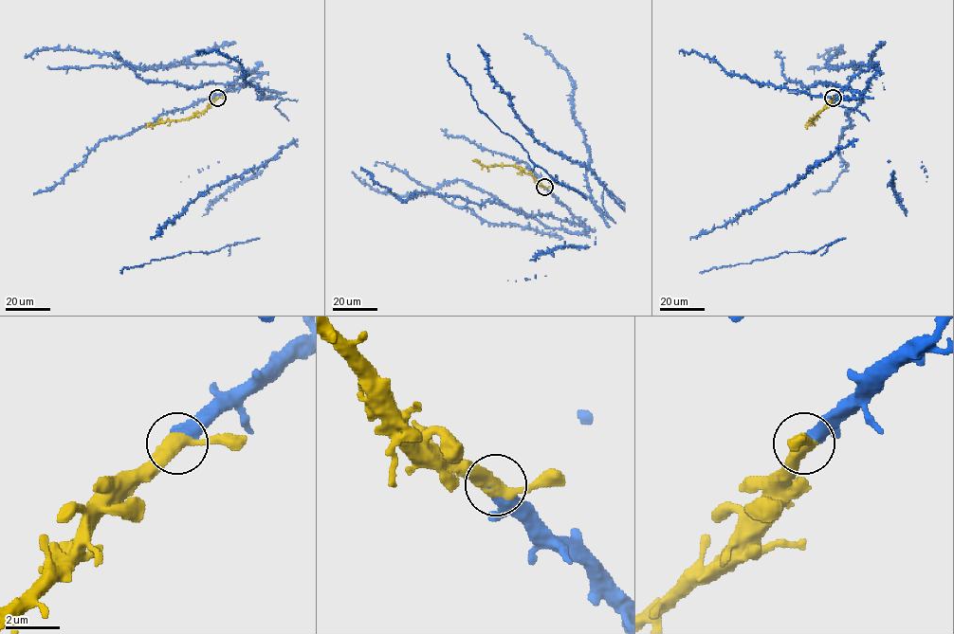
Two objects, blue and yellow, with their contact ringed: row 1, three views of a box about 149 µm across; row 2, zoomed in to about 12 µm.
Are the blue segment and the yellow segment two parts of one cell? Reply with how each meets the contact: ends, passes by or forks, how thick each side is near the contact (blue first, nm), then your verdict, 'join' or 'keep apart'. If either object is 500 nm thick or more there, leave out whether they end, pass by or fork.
550 nm thick on the blue side, 440 nm on the other; join

